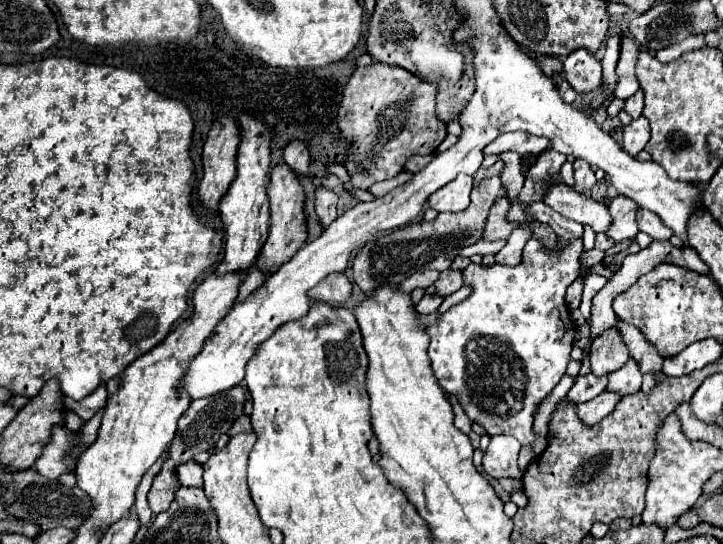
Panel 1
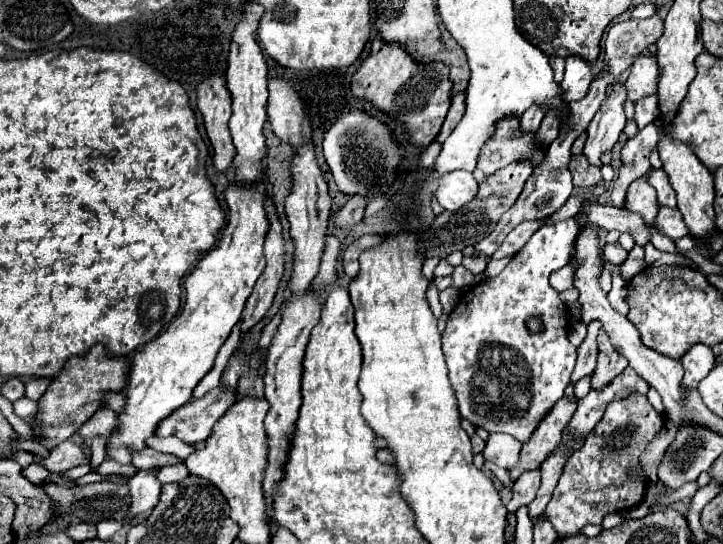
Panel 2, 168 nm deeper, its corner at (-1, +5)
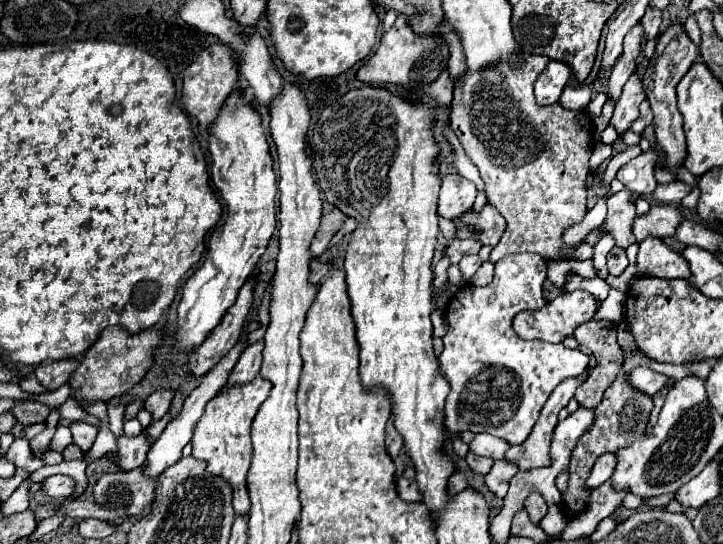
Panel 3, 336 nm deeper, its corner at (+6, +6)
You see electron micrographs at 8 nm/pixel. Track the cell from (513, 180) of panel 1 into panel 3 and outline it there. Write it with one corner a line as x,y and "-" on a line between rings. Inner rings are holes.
549,62
549,68
535,82
535,98
539,106
555,104
571,78
571,68
565,62

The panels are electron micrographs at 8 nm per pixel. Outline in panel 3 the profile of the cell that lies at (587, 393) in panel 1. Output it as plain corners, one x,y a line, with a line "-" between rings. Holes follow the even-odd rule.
495,460
491,472
485,476
485,484
489,486
491,492
495,492
497,496
505,496
507,488
509,488
509,480
513,478
513,474
517,472
517,464
509,462
509,460

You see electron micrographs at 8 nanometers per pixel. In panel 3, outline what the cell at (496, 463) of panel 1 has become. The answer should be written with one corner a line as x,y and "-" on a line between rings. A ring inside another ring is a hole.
475,434
475,440
469,444
469,448
477,454
477,456
487,456
493,460
505,458
507,450
509,450
509,442
491,436
491,434

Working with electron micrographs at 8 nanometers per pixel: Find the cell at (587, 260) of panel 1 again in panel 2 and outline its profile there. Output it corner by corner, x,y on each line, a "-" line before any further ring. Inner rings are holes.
620,243
606,245
606,247
602,249
602,253
604,253
604,259
610,261
610,263
614,263
614,265
622,265
622,263
626,261
626,257
628,257
628,251
622,249

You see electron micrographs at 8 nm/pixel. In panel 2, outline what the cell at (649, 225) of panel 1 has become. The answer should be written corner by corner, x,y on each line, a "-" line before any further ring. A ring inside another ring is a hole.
660,207
660,213
656,217
656,229
664,231
666,237
670,237
672,241
680,239
680,237
690,237
690,229
686,227
682,213
678,209
668,209
668,207

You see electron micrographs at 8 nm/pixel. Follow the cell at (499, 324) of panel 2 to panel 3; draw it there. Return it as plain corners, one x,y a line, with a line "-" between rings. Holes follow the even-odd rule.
531,252
511,254
495,264
491,284
465,284
449,300
445,312
445,348
439,354
439,364
451,384
445,404
445,424
451,434
465,430
475,434
487,432
509,444
521,444
531,434
549,392
561,380
577,376
587,368
589,356
581,350
539,340
521,340
511,328
515,314
547,306
543,298
545,278
547,262
541,256

